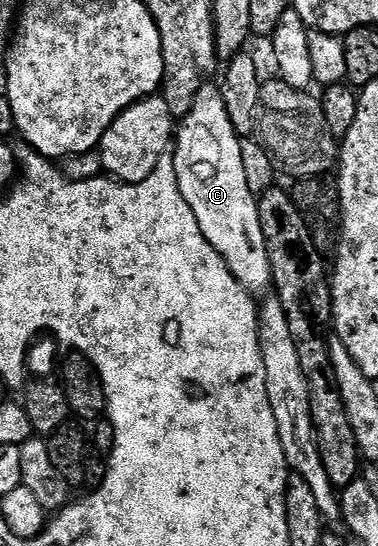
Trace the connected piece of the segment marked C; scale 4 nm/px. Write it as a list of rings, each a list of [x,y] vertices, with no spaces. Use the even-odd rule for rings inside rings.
[[[205,85],[190,113],[175,128],[172,160],[178,189],[182,189],[186,205],[194,209],[194,217],[198,217],[198,229],[210,241],[213,252],[226,261],[236,280],[249,292],[257,293],[273,286],[272,266],[260,224],[258,199],[246,185],[240,141],[223,103],[221,88]]]

